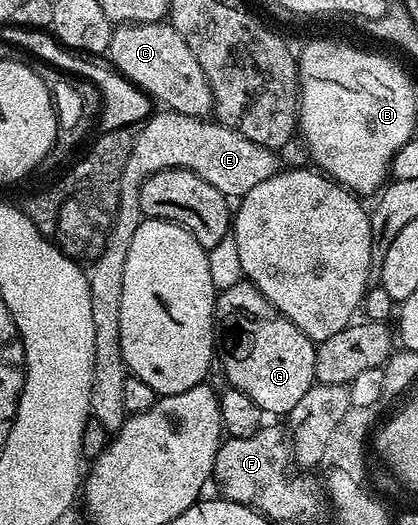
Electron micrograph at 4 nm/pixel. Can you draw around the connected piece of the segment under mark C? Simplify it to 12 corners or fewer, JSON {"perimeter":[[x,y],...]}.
{"perimeter":[[167,21],[125,22],[106,58],[161,107],[213,113],[212,89]]}

